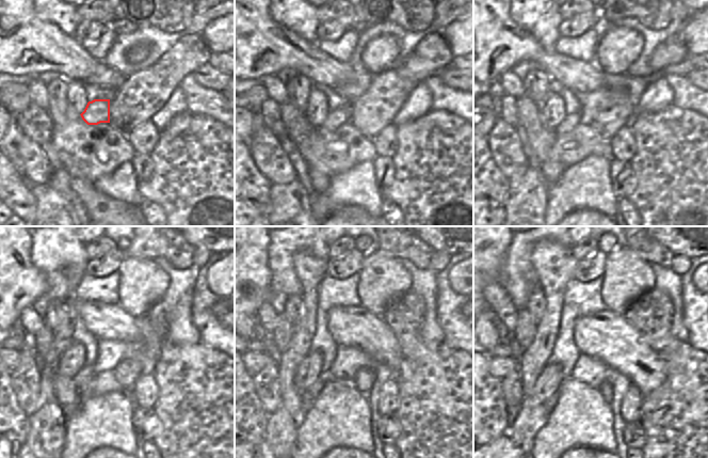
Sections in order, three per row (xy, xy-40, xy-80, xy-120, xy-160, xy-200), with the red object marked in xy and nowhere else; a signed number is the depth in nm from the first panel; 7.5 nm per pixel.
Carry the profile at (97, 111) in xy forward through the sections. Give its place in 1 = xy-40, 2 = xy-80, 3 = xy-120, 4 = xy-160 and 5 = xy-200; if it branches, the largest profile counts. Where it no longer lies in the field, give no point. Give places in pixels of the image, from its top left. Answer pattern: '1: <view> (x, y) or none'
1: xy-40 (337, 117)
2: xy-80 (542, 145)
3: xy-120 (67, 390)
4: xy-160 (309, 395)
5: xy-200 (550, 403)

